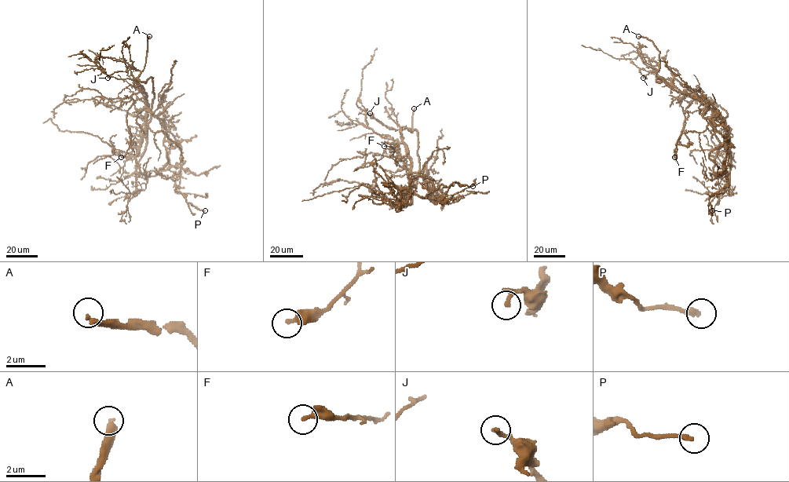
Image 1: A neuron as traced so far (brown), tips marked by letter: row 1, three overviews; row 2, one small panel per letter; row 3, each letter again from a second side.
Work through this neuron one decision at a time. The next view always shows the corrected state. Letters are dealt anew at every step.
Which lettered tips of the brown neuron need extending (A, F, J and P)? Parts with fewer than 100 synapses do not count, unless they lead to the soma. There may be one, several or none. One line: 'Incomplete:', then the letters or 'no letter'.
Incomplete: A

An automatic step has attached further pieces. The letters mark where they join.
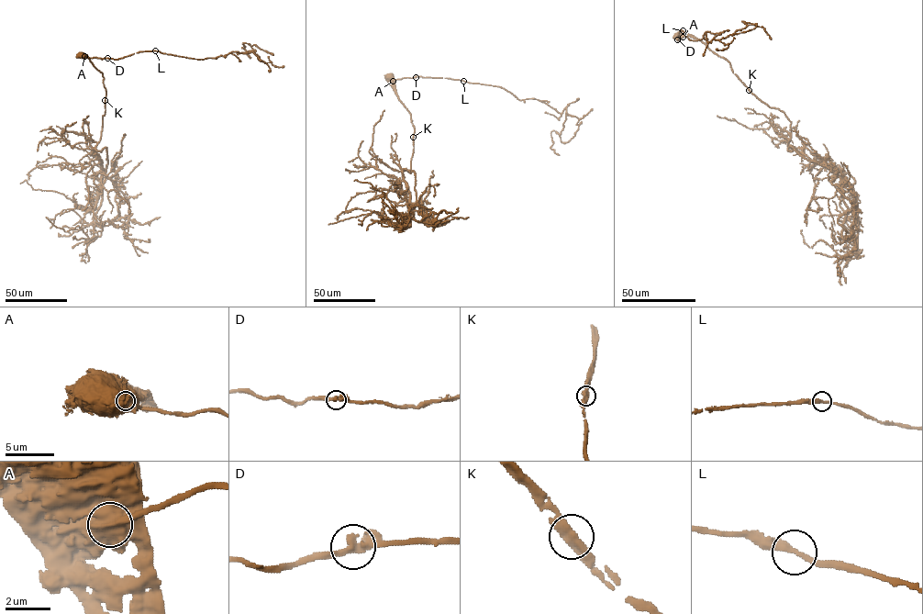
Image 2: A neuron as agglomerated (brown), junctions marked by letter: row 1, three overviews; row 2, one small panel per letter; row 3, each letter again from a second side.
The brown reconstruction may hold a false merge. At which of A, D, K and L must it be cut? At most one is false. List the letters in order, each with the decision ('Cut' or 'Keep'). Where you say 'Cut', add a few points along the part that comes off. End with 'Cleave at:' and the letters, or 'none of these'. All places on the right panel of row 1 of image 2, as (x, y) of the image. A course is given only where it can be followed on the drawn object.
A: Cut. Course of the part to remove: (683, 37), (705, 39), (707, 31), (723, 39), (743, 21), (771, 39)
D: Keep
K: Keep
L: Keep
Cleave at: A

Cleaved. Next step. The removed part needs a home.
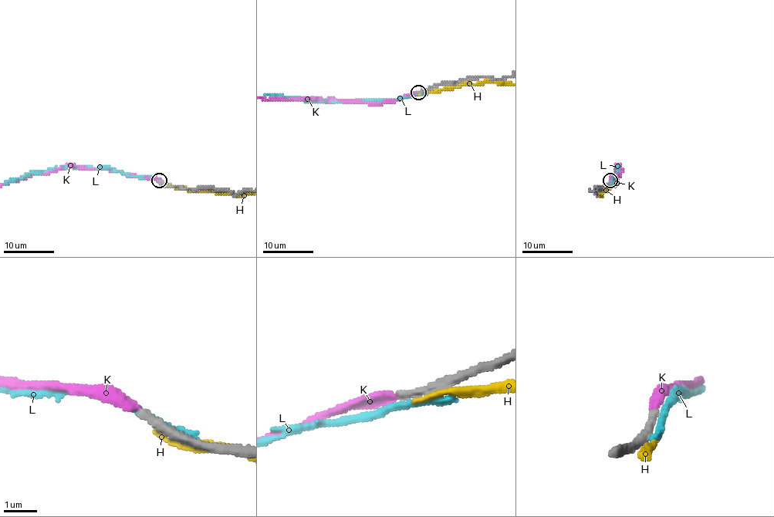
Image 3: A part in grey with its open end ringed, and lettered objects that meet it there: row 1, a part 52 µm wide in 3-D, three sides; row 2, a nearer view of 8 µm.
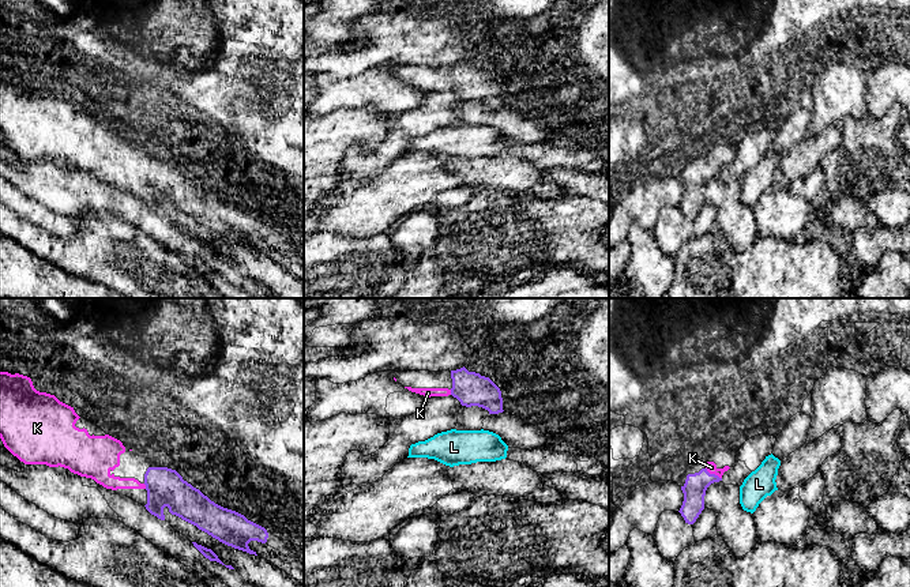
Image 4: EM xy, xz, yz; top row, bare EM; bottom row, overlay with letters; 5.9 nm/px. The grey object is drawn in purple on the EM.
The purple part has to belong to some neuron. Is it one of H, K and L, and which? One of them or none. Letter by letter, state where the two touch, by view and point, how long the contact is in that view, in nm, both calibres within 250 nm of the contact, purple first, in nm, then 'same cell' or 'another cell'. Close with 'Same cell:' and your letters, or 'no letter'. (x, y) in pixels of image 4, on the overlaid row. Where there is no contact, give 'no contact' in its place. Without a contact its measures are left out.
H: no contact; another cell
K: contact yz (713, 474); length 120 nm; calibres 140 and 60 nm; same cell
L: no contact; another cell
Same cell: K

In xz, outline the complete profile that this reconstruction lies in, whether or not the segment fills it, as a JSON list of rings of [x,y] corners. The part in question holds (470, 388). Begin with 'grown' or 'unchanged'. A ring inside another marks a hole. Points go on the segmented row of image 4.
grown; [[[465,366],[451,370],[452,388],[411,388],[405,387],[411,392],[430,396],[456,398],[462,406],[478,406],[489,411],[489,414],[503,413],[503,398],[500,388],[485,376],[475,372],[469,372]]]

